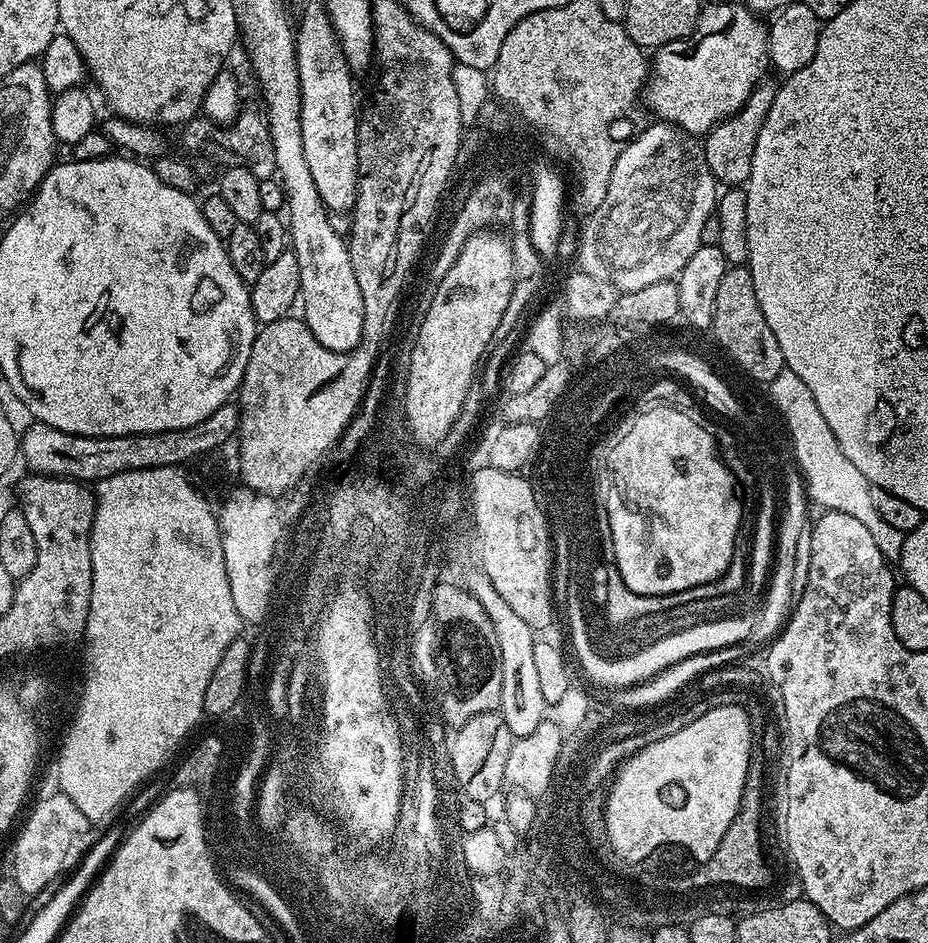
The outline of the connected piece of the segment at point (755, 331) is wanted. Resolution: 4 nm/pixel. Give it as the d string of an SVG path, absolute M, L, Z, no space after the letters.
M729 266L722 274L722 283L718 285L714 299L717 301L717 332L724 344L743 361L745 375L764 382L778 378L786 365L780 361L782 350L778 346L778 338L774 338L774 330L770 330L766 323L766 314L762 314L762 306L758 306L758 294L754 294L754 278L750 270L746 266Z

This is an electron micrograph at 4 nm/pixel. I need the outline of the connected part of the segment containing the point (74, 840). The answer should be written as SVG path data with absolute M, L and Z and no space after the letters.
M55 795L48 796L33 806L32 813L29 814L24 829L17 834L16 845L12 848L10 876L18 882L28 898L38 895L43 888L51 889L61 877L71 873L87 856L94 843L94 826L86 818L86 814L82 814L82 810L78 810L78 806L74 806L68 796Z

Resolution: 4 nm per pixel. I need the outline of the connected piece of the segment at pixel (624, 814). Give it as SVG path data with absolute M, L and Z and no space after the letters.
M739 704L722 705L695 718L677 733L633 753L621 764L607 789L605 824L616 840L616 848L620 848L624 856L644 856L646 846L660 844L660 840L680 840L680 844L688 844L700 860L705 860L708 852L722 840L720 832L724 832L724 824L732 820L736 800L742 798L751 736L747 711Z

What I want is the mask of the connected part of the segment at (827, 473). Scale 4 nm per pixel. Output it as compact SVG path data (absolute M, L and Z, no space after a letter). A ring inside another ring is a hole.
M800 394L800 402L786 414L788 423L791 424L792 436L795 436L801 464L804 464L807 499L813 505L821 504L819 507L829 512L841 512L850 514L850 518L858 518L858 522L862 522L862 526L870 530L874 542L878 542L878 550L882 550L885 558L890 562L899 561L905 533L890 526L877 510L874 510L871 498L873 485L869 484L862 470L858 470L858 466L854 466L854 462L850 462L846 454L842 454L830 426L826 426L826 418L822 418L822 410L818 410L818 402L814 402L814 394ZM816 470L822 470L822 486L814 484L814 474L818 474Z

